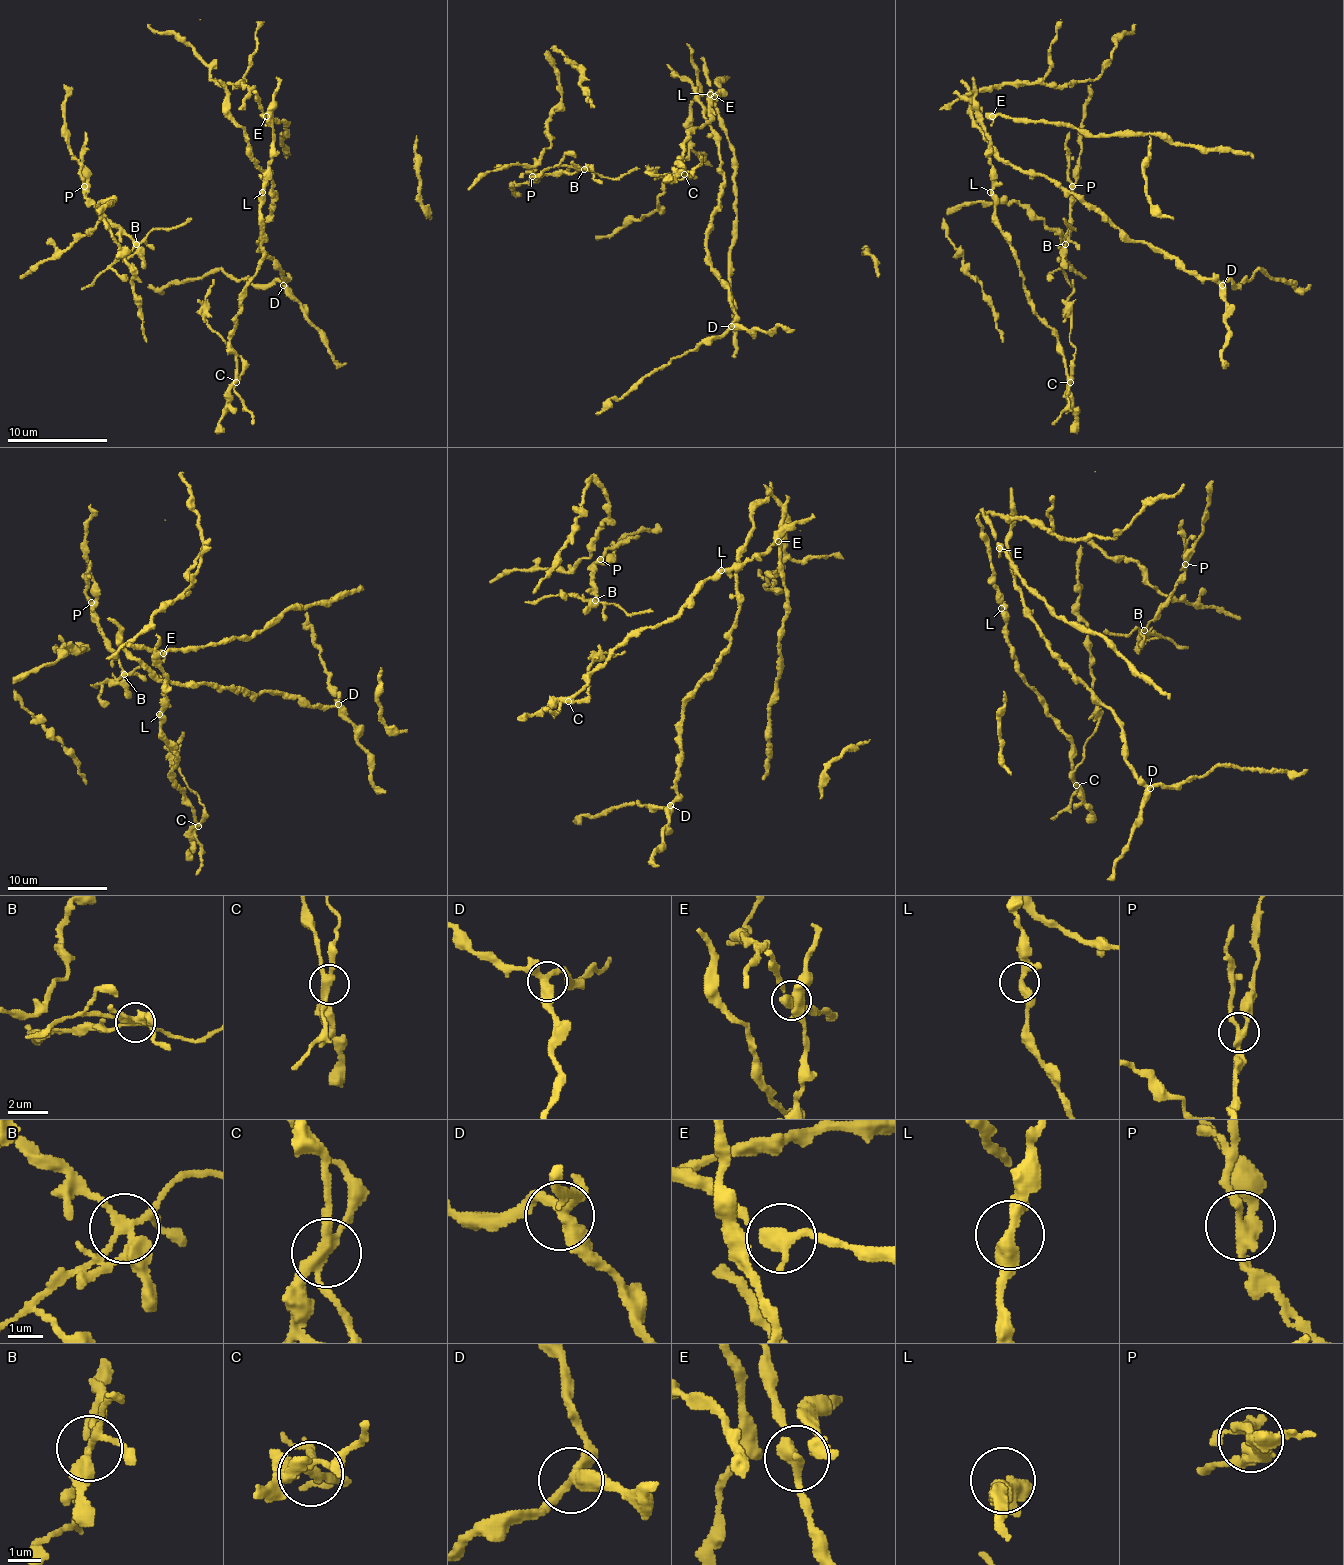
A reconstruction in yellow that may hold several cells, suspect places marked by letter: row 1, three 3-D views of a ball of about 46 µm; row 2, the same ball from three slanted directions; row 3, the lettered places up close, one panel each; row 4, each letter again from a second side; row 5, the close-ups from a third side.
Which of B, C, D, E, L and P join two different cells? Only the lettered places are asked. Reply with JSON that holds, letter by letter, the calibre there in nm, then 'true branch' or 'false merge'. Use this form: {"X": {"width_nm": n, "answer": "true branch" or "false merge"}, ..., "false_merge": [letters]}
{"B": {"width_nm": 280, "answer": "false merge"}, "C": {"width_nm": 260, "answer": "false merge"}, "D": {"width_nm": 320, "answer": "true branch"}, "E": {"width_nm": 360, "answer": "true branch"}, "L": {"width_nm": 280, "answer": "true branch"}, "P": {"width_nm": 280, "answer": "false merge"}, "false_merge": ["B", "C", "P"]}

